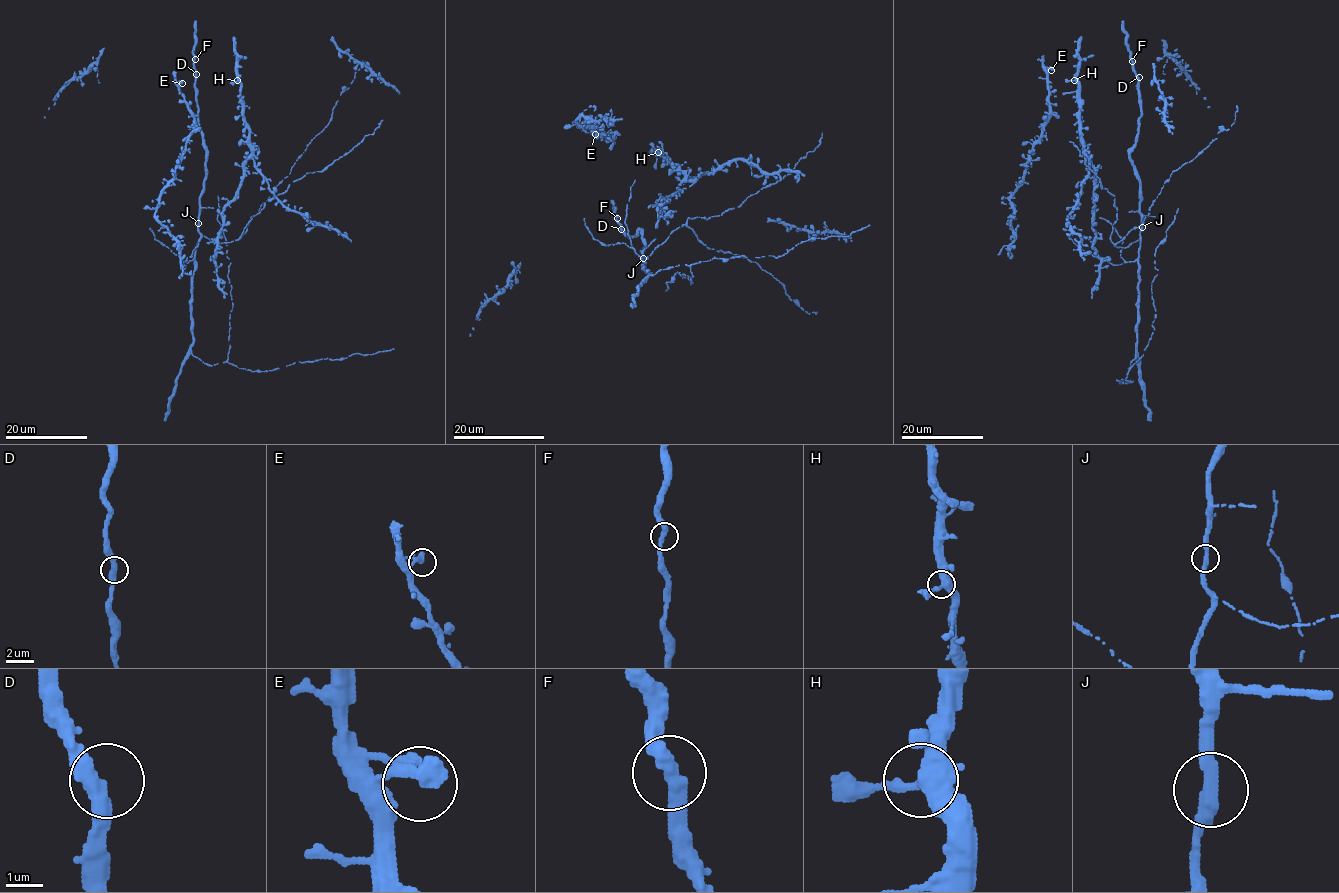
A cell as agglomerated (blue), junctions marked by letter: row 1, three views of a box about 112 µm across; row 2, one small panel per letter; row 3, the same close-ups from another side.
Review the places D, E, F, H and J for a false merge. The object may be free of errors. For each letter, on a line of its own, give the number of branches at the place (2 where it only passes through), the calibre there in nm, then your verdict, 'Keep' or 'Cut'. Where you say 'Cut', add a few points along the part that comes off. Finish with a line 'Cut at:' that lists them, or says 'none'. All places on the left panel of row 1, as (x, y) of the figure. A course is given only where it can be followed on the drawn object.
D: Branches: 2. Thickness 400 nm. Keep
E: Branches: 2. Thickness 340 nm. Keep
F: Branches: 2. Thickness 360 nm. Keep
H: Branches: 3. Thickness 320 nm. Keep
J: Branches: 2. Thickness 360 nm. Keep
Cut at: none

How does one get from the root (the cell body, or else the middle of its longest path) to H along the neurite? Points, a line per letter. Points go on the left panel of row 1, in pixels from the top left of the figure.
H: (223, 237), (219, 236), (222, 212), (235, 196), (243, 177), (244, 159), (251, 153), (241, 84), (237, 80)

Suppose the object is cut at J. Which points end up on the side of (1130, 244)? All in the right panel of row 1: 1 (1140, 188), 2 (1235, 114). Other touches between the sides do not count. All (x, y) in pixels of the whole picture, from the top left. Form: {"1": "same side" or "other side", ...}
{"1": "other side", "2": "same side"}

